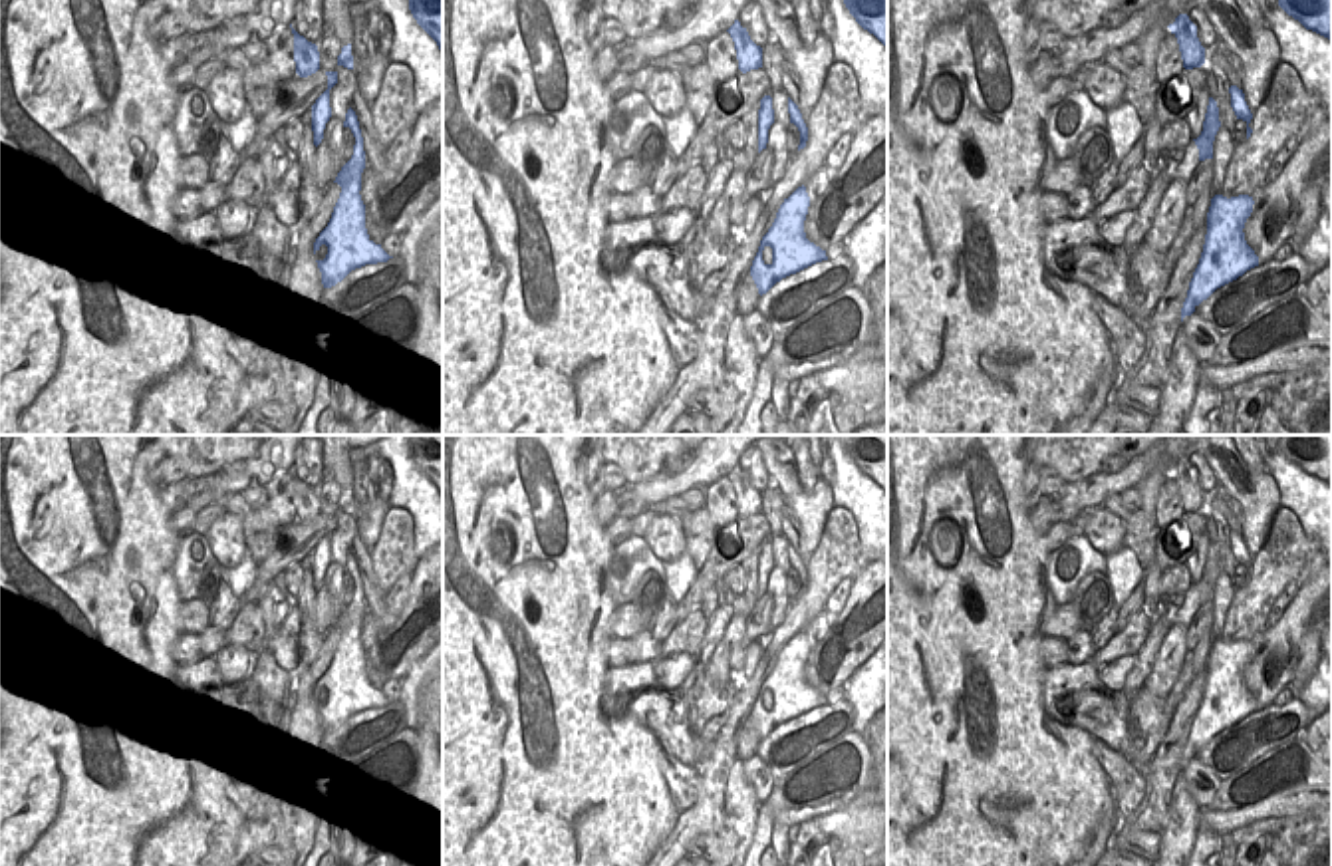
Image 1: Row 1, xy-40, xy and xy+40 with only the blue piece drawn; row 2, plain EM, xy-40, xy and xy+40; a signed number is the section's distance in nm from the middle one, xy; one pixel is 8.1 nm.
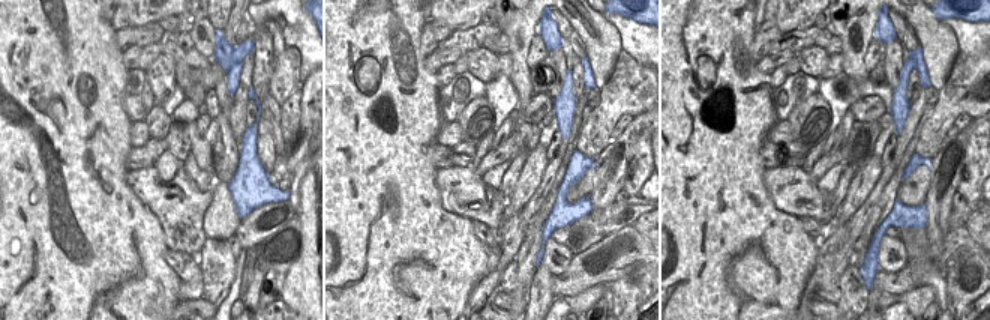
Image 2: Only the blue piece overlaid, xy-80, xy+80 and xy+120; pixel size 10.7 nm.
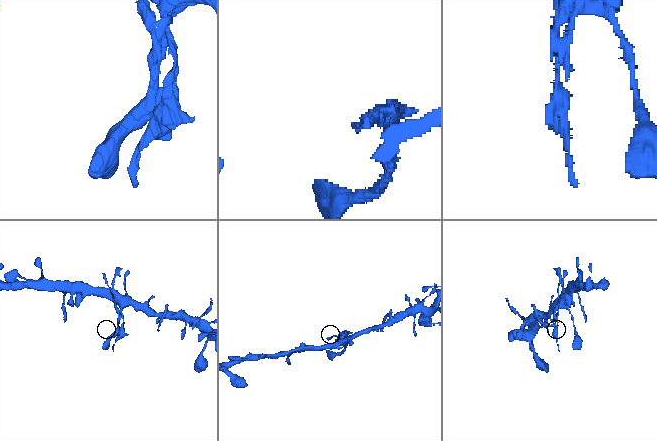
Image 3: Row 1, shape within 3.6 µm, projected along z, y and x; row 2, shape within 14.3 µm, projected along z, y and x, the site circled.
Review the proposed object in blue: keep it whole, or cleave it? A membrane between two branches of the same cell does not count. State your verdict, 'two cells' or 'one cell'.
two cells

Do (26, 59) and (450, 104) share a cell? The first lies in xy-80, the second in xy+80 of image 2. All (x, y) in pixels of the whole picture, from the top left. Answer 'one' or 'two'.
two

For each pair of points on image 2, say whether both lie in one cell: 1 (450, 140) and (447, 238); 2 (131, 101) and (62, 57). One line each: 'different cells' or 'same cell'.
1: different cells
2: different cells

